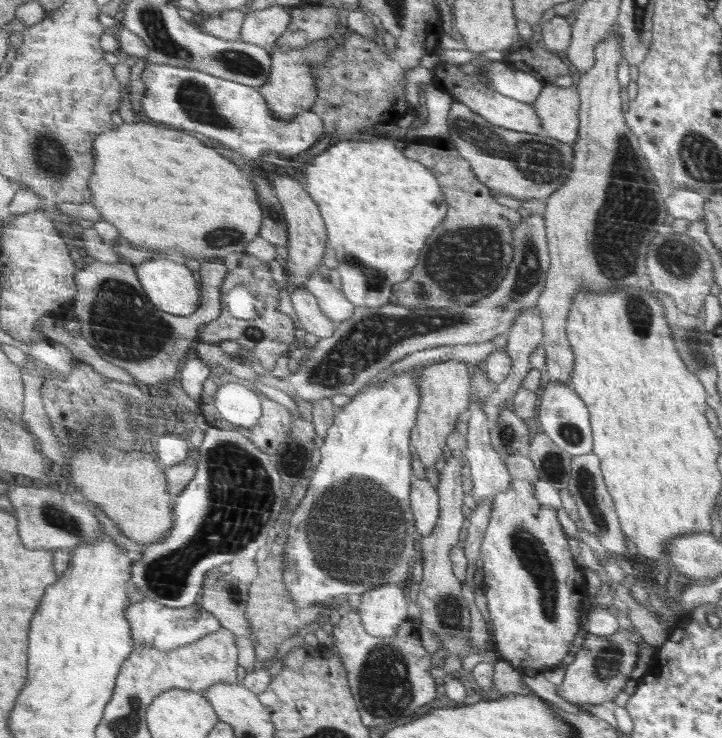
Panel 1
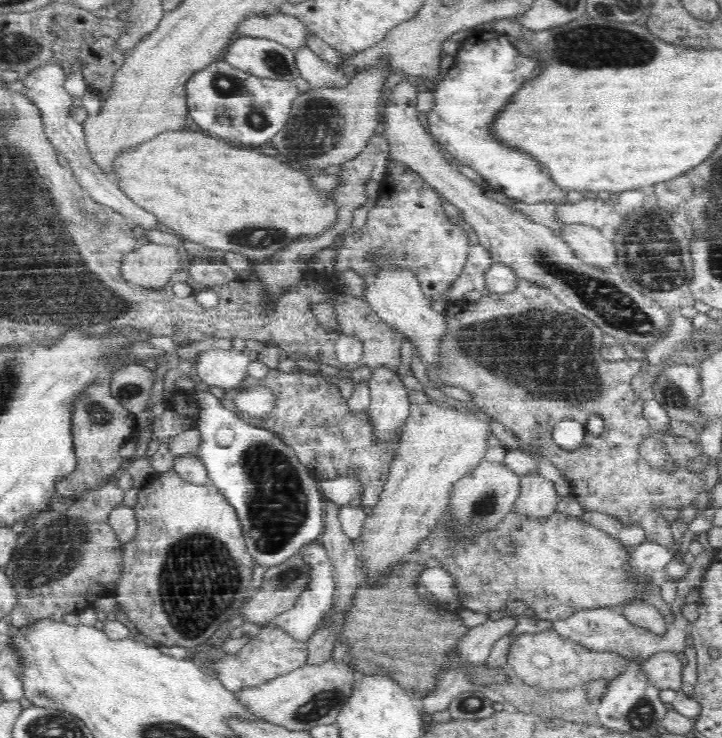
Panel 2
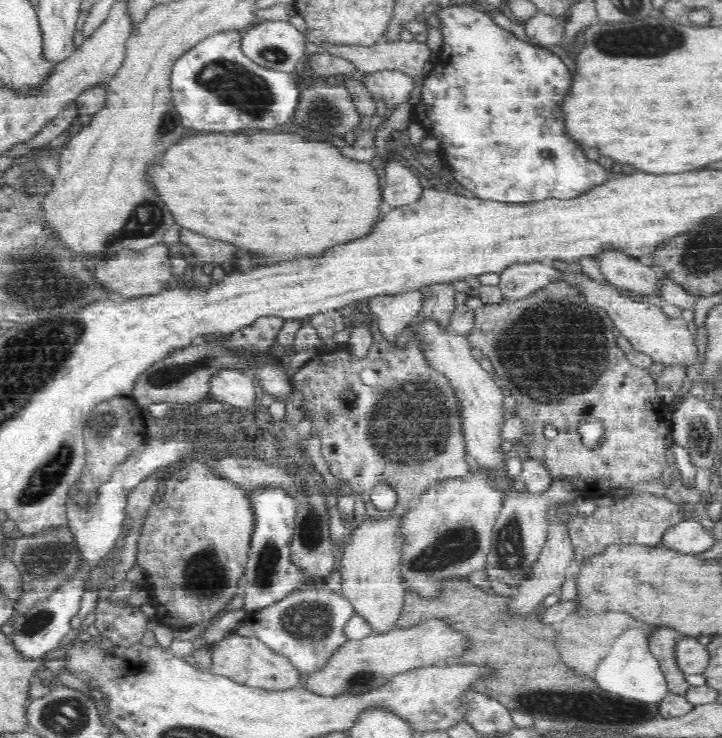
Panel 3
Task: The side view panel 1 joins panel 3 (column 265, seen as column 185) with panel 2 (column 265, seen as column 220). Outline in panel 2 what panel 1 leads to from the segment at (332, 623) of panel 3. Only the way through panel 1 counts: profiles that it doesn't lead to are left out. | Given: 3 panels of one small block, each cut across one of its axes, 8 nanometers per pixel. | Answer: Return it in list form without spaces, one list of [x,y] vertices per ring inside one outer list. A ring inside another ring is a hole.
[[[320,541],[310,542],[308,545],[304,545],[300,551],[302,551],[306,561],[311,565],[310,581],[308,581],[306,590],[300,594],[299,599],[292,607],[262,623],[258,630],[262,632],[266,628],[280,628],[281,632],[288,633],[293,639],[308,642],[314,636],[318,624],[325,616],[325,612],[330,611],[333,606],[335,592],[334,573],[332,573],[332,561],[328,557],[328,551]]]

